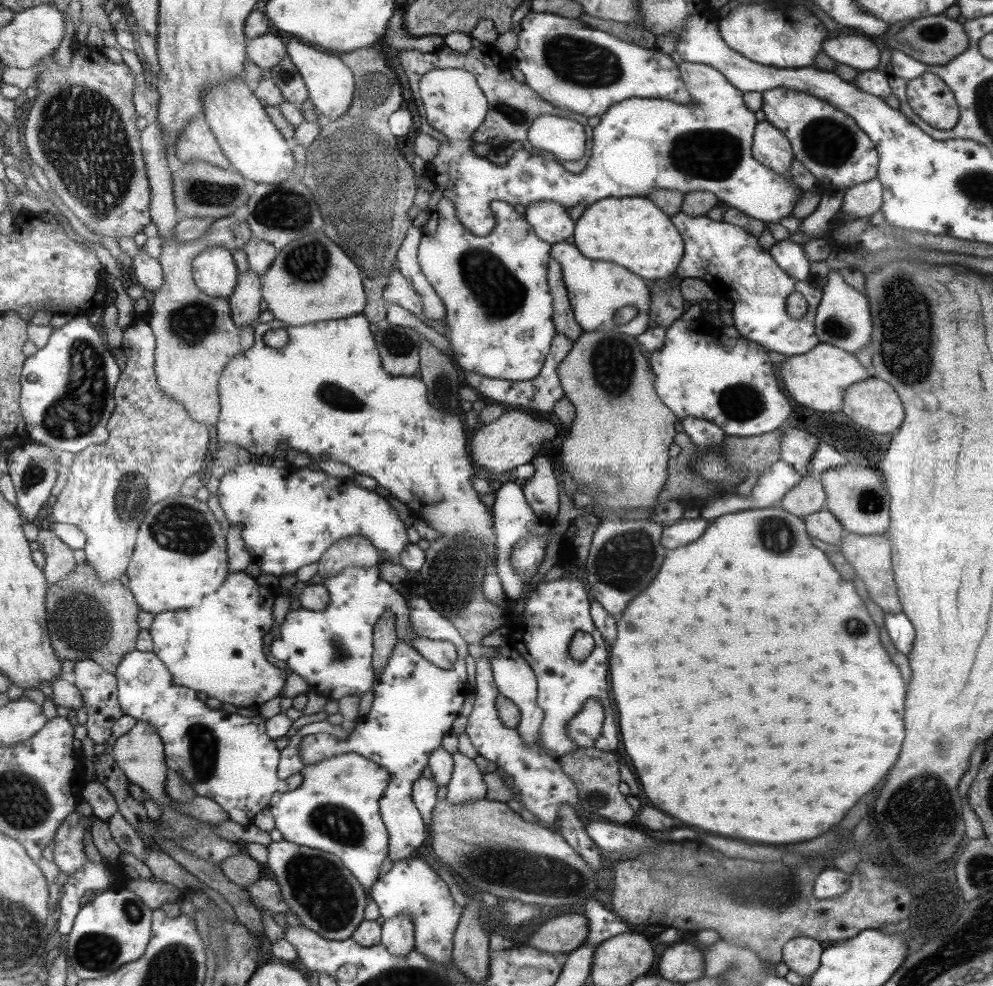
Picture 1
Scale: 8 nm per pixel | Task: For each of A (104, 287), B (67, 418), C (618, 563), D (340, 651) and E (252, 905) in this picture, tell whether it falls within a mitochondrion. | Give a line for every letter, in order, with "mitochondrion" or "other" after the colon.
A: other
B: mitochondrion
C: mitochondrion
D: mitochondrion
E: other

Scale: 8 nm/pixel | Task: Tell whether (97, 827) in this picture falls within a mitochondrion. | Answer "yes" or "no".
no

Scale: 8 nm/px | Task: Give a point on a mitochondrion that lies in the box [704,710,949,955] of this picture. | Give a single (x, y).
(779, 900)

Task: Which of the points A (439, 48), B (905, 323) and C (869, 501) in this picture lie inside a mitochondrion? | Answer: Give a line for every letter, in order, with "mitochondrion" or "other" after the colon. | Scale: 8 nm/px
A: other
B: mitochondrion
C: mitochondrion

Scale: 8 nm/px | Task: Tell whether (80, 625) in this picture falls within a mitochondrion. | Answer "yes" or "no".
yes

